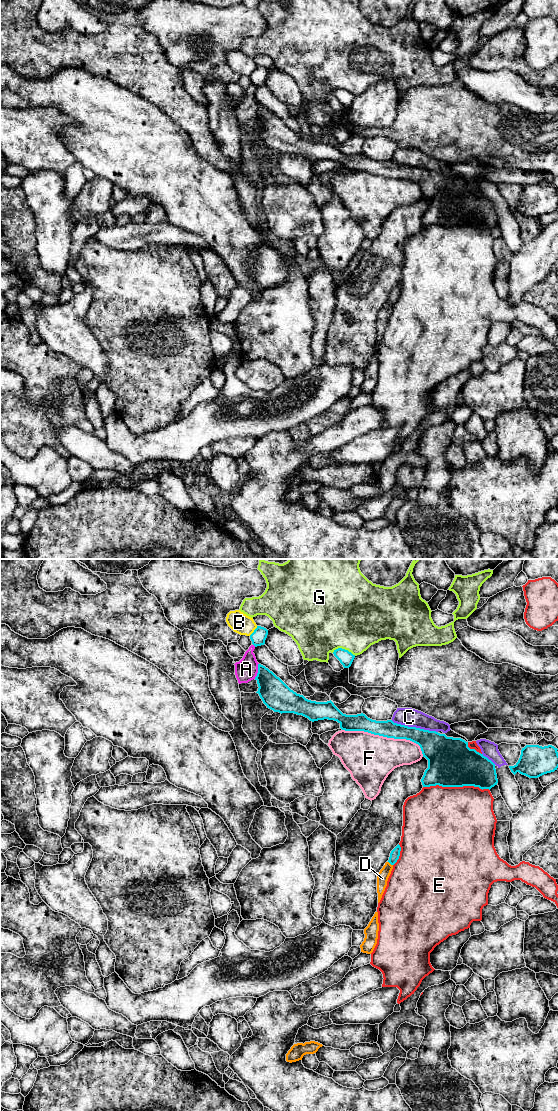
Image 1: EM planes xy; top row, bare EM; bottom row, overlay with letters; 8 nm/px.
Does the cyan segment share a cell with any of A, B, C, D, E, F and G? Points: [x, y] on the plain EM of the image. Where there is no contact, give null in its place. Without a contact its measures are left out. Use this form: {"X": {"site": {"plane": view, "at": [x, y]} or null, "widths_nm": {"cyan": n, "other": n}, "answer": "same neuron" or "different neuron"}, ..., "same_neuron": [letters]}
{"A": {"site": {"plane": "xy", "at": [258, 111]}, "widths_nm": {"cyan": 240, "other": 180}, "answer": "different neuron"}, "B": {"site": {"plane": "xy", "at": [254, 71]}, "widths_nm": {"cyan": 120, "other": 160}, "answer": "different neuron"}, "C": {"site": {"plane": "xy", "at": [414, 167]}, "widths_nm": {"cyan": 240, "other": 150}, "answer": "different neuron"}, "D": {"site": {"plane": "xy", "at": [390, 303]}, "widths_nm": {"cyan": 80, "other": 90}, "answer": "same neuron"}, "E": {"site": {"plane": "xy", "at": [456, 226]}, "widths_nm": {"cyan": 380, "other": 500}, "answer": "different neuron"}, "F": {"site": {"plane": "xy", "at": [386, 176]}, "widths_nm": {"cyan": 140, "other": 400}, "answer": "different neuron"}, "G": {"site": {"plane": "xy", "at": [344, 89]}, "widths_nm": {"cyan": 120, "other": 500}, "answer": "different neuron"}, "same_neuron": ["D"]}

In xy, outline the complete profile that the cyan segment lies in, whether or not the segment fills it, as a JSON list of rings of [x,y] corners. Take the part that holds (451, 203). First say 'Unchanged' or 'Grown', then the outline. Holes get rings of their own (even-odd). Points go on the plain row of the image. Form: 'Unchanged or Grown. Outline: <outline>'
Unchanged. Outline: [[[258,104],[258,113],[255,117],[258,124],[258,131],[263,143],[267,148],[279,153],[294,153],[308,158],[310,161],[334,160],[340,164],[345,171],[364,171],[374,175],[387,178],[406,179],[418,184],[423,197],[428,200],[428,208],[421,219],[423,227],[463,227],[474,226],[480,229],[491,229],[498,223],[495,204],[468,187],[468,182],[461,178],[447,177],[436,171],[424,170],[416,167],[394,163],[392,160],[376,161],[368,158],[365,154],[346,155],[343,154],[330,140],[327,142],[316,142],[306,139],[303,135],[291,130],[279,117],[265,106]]]

